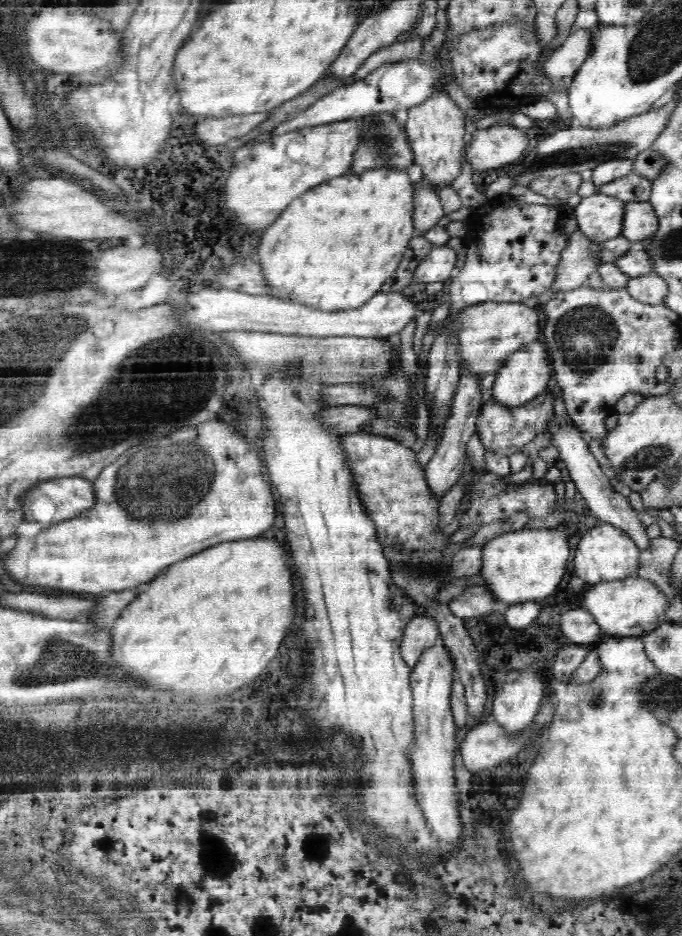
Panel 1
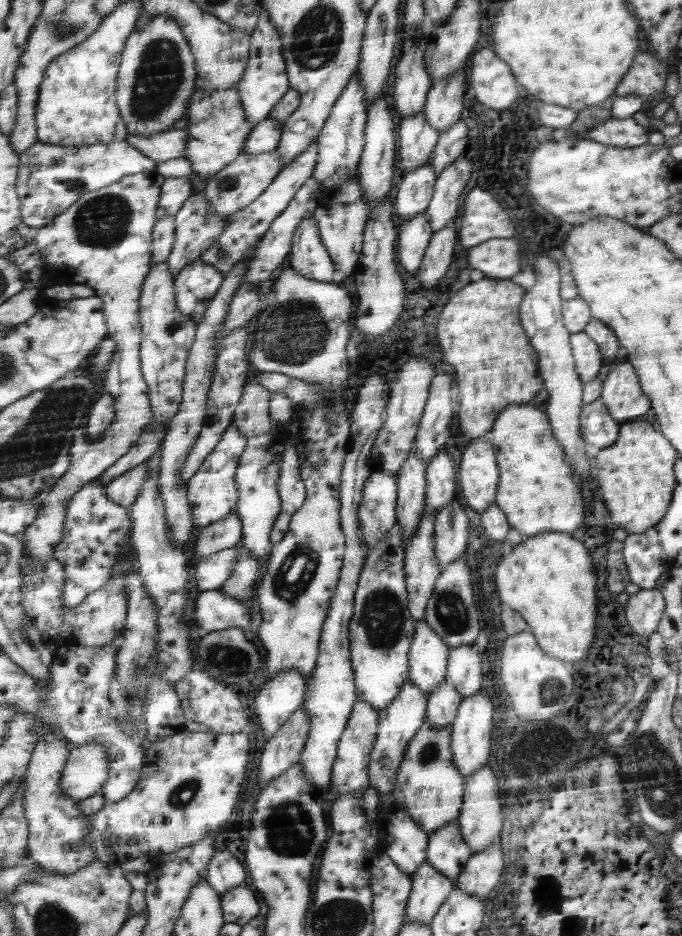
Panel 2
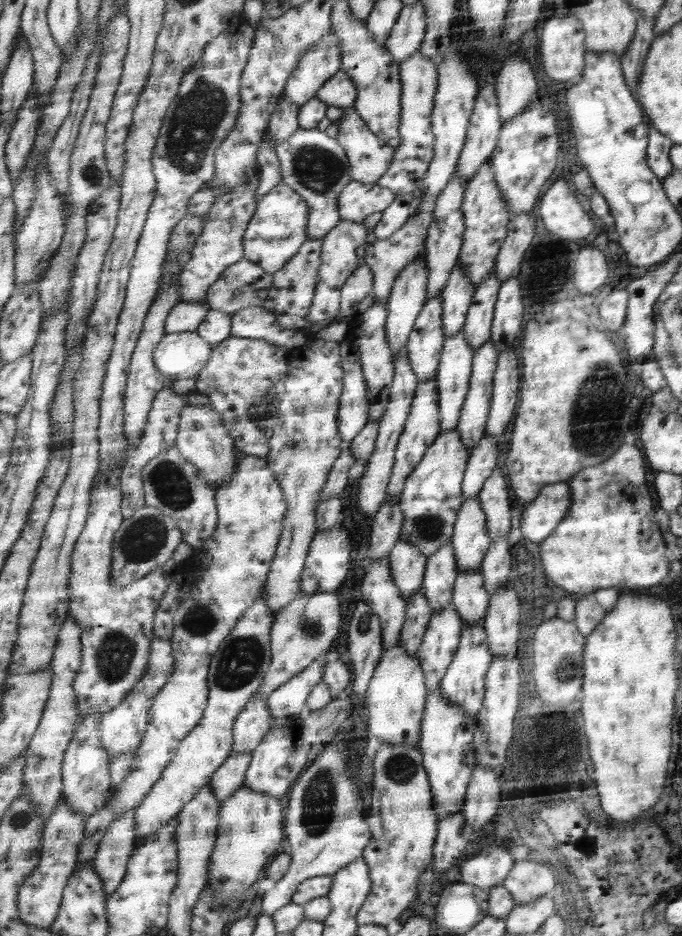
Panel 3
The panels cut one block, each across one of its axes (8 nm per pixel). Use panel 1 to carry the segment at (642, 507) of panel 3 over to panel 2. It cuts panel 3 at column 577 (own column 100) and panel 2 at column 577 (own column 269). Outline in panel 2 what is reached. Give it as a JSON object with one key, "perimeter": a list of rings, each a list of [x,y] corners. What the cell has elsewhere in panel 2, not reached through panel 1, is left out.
{"perimeter":[[[509,405],[503,413],[499,414],[499,419],[495,422],[495,427],[489,434],[491,444],[496,446],[495,451],[500,450],[500,470],[504,470],[504,482],[500,482],[500,498],[495,498],[495,505],[505,512],[509,526],[514,528],[518,533],[524,536],[524,538],[536,534],[548,533],[549,531],[572,533],[576,528],[580,528],[582,522],[584,522],[584,498],[582,498],[582,488],[574,482],[571,462],[567,462],[567,455],[564,453],[564,448],[560,445],[558,439],[552,434],[550,426],[551,422],[547,416],[547,412],[539,410],[538,405]]]}

